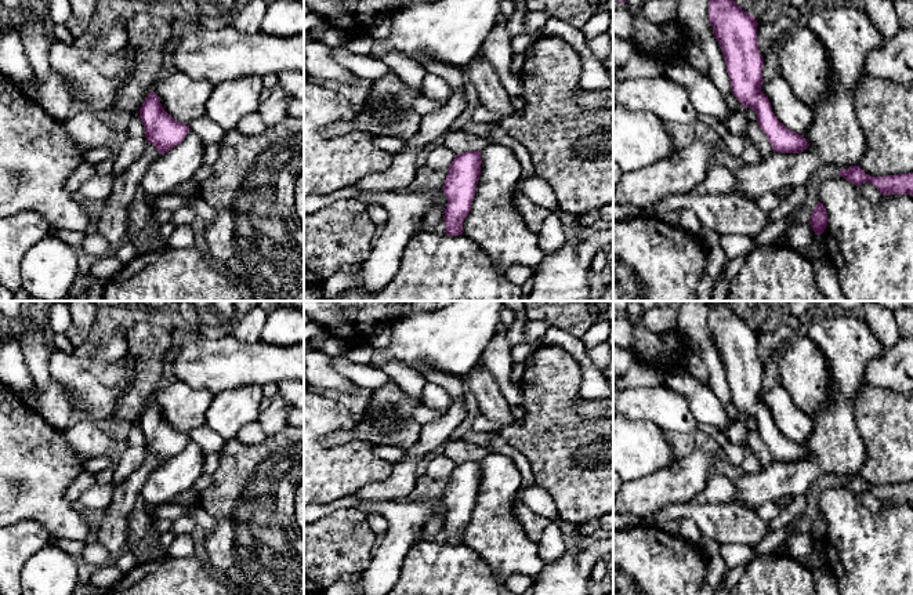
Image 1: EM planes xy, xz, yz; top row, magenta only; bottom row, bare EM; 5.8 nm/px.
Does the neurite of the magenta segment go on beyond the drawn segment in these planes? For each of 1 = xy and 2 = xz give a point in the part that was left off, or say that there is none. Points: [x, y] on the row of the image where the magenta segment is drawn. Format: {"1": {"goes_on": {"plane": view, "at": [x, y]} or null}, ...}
{"1": {"goes_on": null}, "2": {"goes_on": null}}

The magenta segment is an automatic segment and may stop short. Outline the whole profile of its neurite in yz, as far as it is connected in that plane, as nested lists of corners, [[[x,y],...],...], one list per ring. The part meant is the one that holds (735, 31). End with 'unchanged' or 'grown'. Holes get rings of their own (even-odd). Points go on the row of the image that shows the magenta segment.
[[[710,0],[709,19],[727,64],[732,94],[743,108],[751,108],[773,152],[801,153],[809,144],[804,135],[787,130],[775,116],[761,91],[764,59],[758,50],[754,17],[733,0]]]; unchanged

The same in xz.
[[[465,152],[454,156],[449,166],[443,185],[443,193],[448,199],[443,220],[446,222],[446,235],[463,235],[463,221],[471,210],[477,184],[481,175],[481,152]]]; unchanged

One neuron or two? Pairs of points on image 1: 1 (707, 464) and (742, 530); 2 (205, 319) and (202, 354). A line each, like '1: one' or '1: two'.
1: two
2: two

